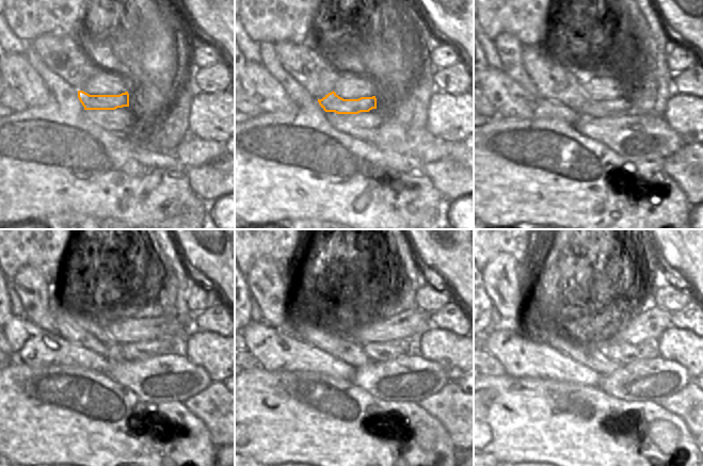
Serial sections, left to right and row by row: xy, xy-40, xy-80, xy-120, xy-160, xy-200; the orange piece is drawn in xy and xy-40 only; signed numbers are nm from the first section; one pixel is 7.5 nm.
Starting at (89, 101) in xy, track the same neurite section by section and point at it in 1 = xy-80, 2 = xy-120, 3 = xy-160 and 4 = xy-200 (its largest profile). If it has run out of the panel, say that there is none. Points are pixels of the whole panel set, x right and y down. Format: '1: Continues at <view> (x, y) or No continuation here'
1: Continues at xy-80 (621, 106)
2: Continues at xy-120 (145, 349)
3: Continues at xy-160 (376, 351)
4: Continues at xy-200 (622, 352)

